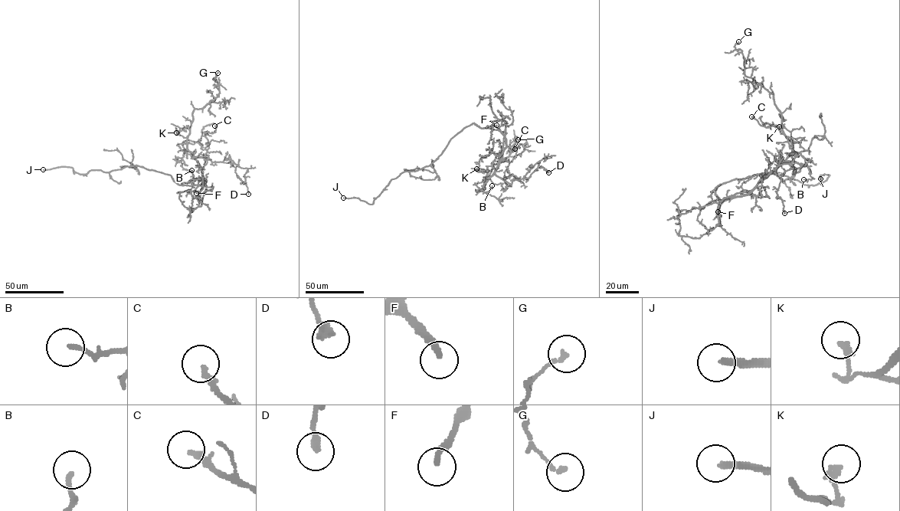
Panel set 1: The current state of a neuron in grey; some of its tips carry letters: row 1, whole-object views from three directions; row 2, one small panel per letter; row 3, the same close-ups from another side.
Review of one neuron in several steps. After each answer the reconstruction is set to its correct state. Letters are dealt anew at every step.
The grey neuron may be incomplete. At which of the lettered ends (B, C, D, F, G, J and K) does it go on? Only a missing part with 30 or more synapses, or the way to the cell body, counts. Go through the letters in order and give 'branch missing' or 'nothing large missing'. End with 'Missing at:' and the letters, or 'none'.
B: nothing large missing
C: branch missing
D: nothing large missing
F: branch missing
G: nothing large missing
J: branch missing
K: nothing large missing
Missing at: C, F, J

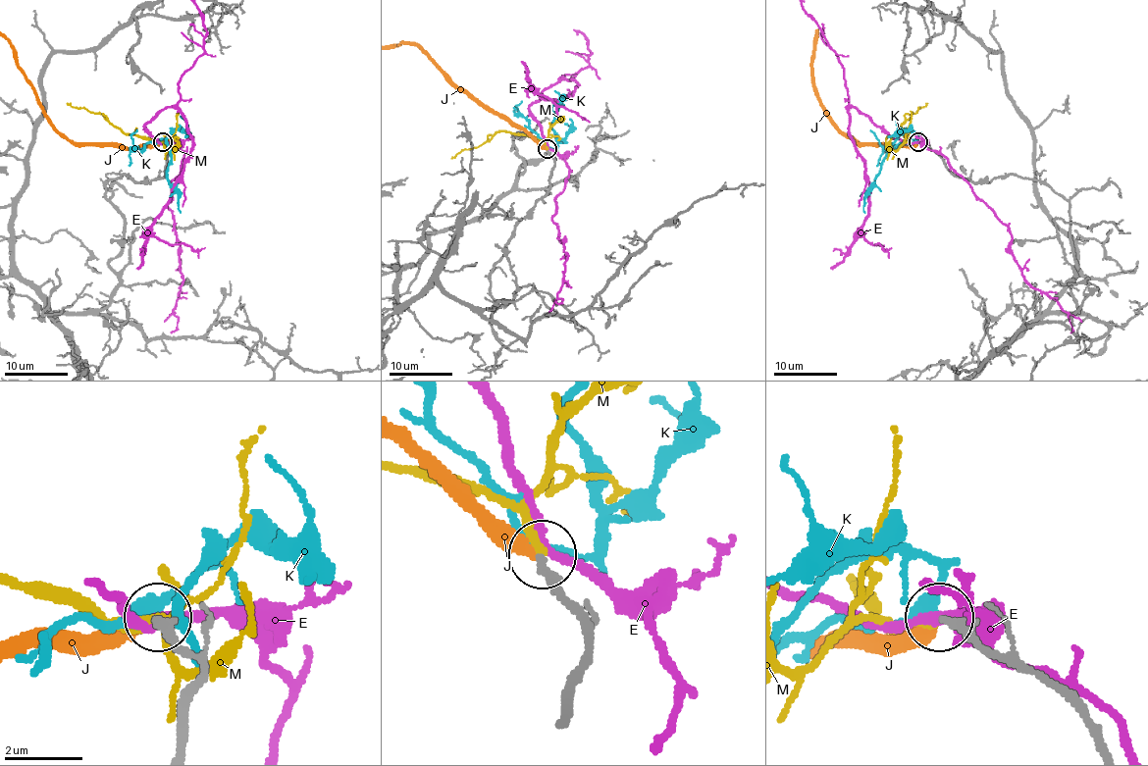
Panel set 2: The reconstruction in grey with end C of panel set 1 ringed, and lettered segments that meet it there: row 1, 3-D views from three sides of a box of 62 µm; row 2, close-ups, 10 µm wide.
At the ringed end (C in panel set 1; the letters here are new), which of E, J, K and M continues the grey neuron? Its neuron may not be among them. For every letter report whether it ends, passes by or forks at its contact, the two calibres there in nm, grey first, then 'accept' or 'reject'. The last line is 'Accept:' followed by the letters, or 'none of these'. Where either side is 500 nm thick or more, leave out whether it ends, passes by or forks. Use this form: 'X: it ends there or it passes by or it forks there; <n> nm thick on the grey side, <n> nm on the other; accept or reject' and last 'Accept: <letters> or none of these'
E: it passes by; 240 nm thick on the grey side, 240 nm on the other; reject
J: it ends there; 260 nm thick on the grey side, 360 nm on the other; reject
K: it passes by; 280 nm thick on the grey side, 340 nm on the other; reject
M: it ends there; 280 nm thick on the grey side, 240 nm on the other; accept
Accept: M

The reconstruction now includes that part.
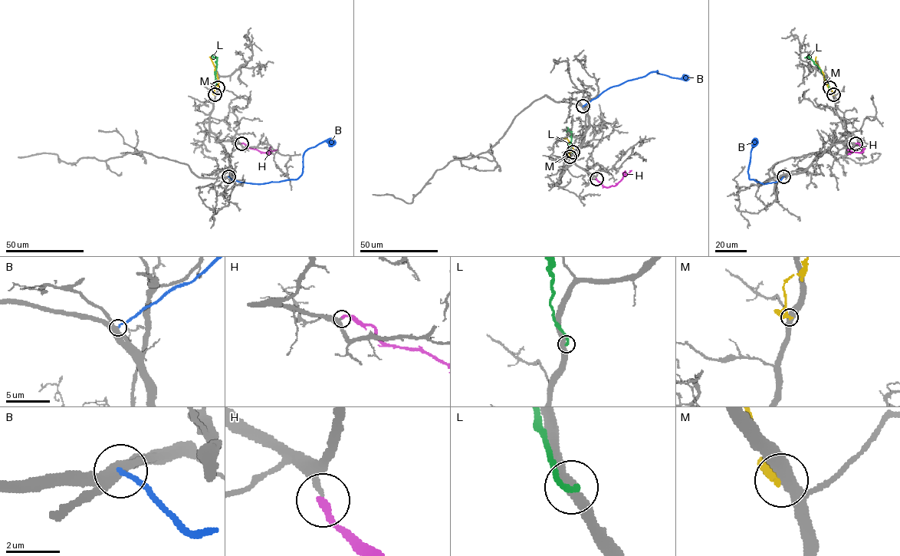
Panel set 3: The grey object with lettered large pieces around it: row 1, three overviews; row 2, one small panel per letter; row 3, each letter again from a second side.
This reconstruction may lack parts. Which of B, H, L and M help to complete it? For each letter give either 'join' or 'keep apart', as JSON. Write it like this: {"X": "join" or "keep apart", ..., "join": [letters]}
{"B": "keep apart", "H": "join", "L": "keep apart", "M": "keep apart", "join": ["H"]}

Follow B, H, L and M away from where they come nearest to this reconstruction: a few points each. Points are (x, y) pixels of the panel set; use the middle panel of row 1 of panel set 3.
B: (583, 106), (609, 88), (656, 70), (673, 77), (690, 77)
H: (596, 179), (605, 187), (614, 186), (632, 170)
L: (572, 152), (569, 149), (571, 133), (567, 127)
M: (569, 156), (573, 146), (564, 139)

